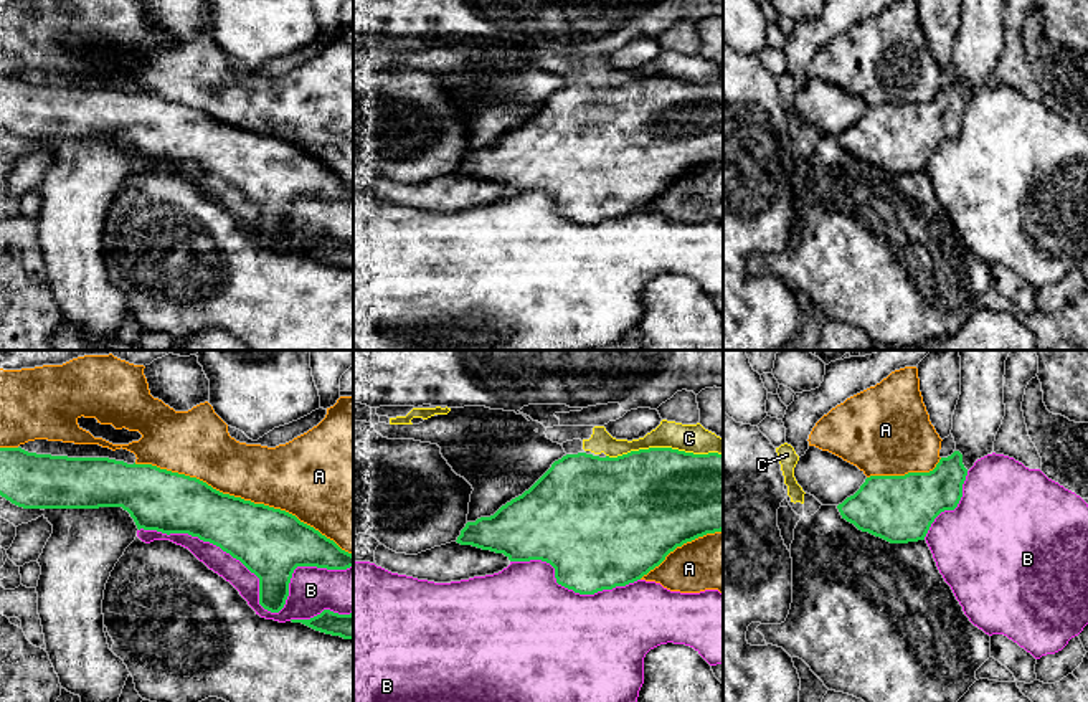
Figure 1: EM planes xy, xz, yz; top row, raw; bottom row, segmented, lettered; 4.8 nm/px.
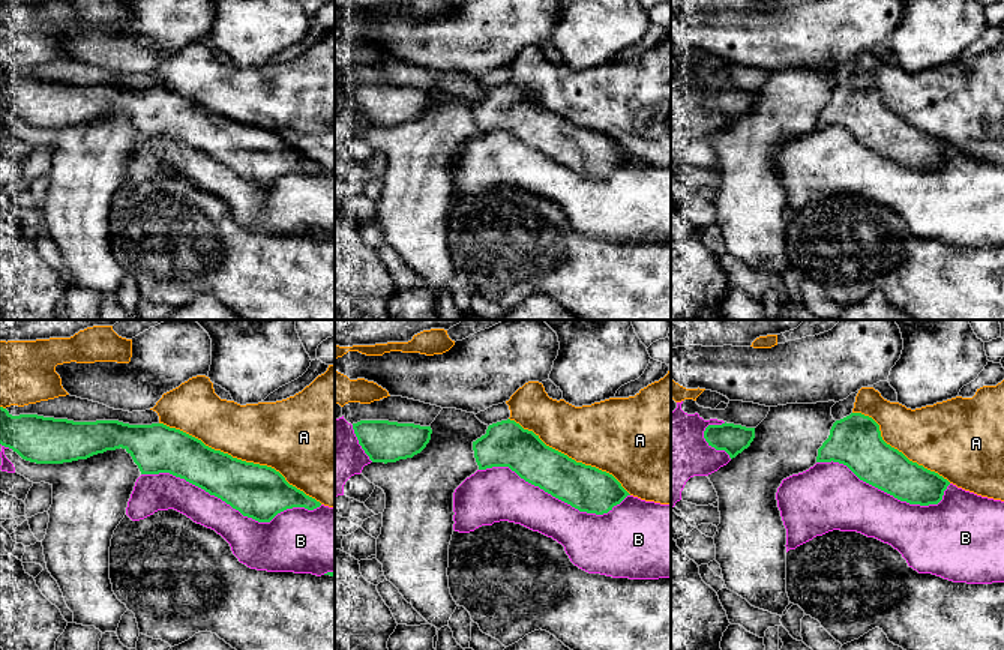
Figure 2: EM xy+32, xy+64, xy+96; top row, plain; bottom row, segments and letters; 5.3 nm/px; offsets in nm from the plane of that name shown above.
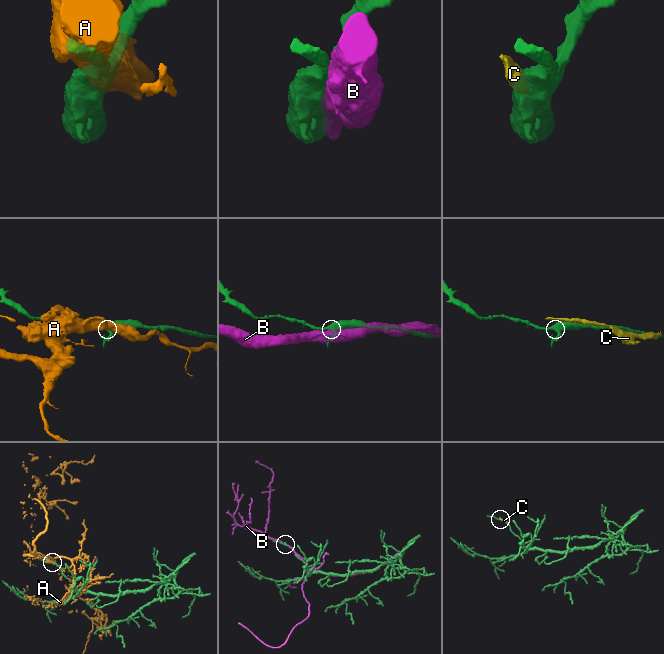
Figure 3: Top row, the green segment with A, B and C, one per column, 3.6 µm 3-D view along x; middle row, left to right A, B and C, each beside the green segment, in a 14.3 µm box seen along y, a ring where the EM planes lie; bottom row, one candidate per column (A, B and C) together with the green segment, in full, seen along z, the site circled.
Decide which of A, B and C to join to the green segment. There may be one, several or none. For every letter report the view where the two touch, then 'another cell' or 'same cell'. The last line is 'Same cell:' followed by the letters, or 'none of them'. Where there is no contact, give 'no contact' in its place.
A: contact in xy; another cell
B: contact in xy; another cell
C: contact in xz; another cell
Same cell: none of them

